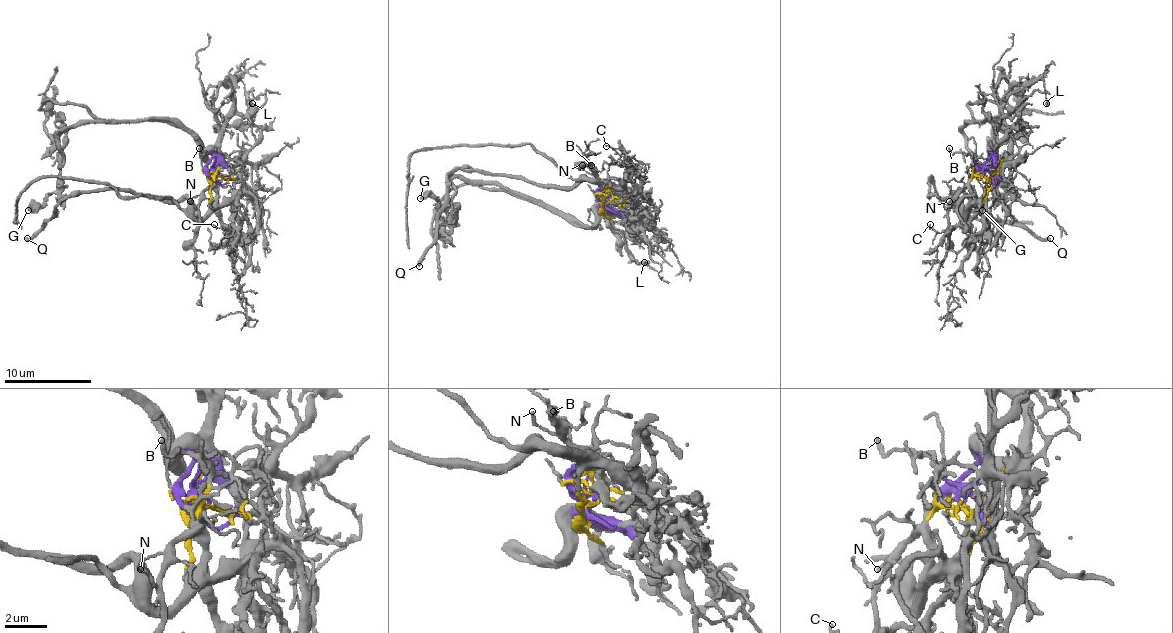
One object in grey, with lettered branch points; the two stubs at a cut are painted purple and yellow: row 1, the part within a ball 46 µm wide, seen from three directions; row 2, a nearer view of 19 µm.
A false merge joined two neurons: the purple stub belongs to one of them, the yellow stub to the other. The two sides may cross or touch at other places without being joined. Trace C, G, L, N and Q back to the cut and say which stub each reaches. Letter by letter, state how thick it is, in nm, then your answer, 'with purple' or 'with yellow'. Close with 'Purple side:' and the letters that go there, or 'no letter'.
C: calibre 120 nm; with yellow
G: calibre 420 nm; with purple
L: calibre 140 nm; with purple
N: calibre 150 nm; with yellow
Q: calibre 300 nm; with yellow
Purple side: G, L

